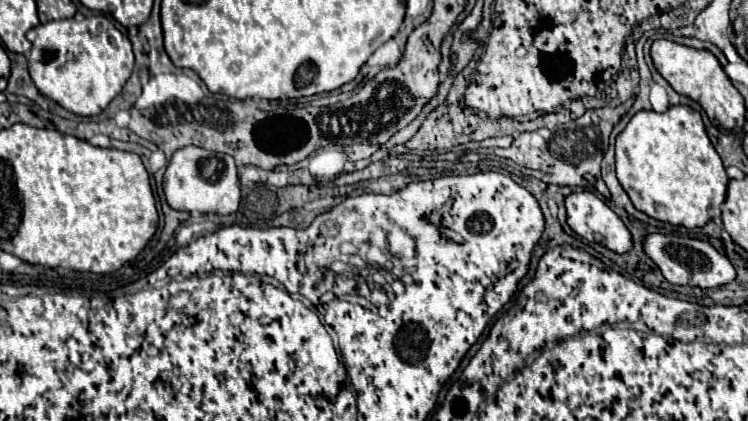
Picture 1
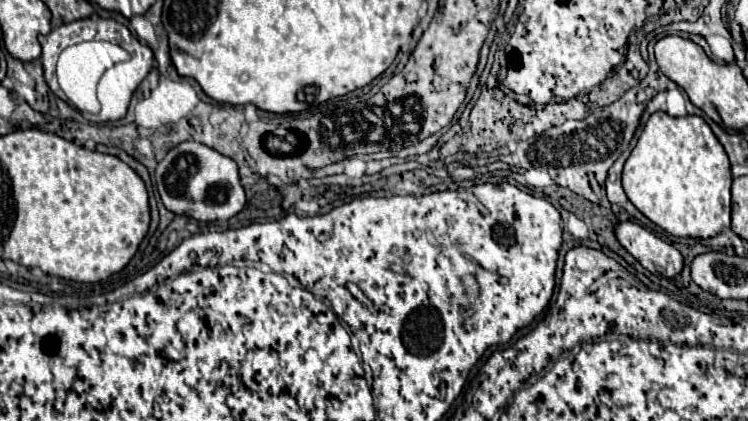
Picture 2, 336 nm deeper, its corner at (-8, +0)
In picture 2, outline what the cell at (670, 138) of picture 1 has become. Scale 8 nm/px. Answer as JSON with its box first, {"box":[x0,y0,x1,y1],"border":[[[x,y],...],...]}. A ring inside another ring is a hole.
{"box":[622,112,731,238],"border":[[[654,112],[632,154],[628,156],[622,170],[622,186],[628,200],[656,226],[672,236],[680,238],[712,238],[731,224],[731,185],[730,162],[724,148],[712,134],[710,126],[700,116],[672,118],[666,112]]]}

